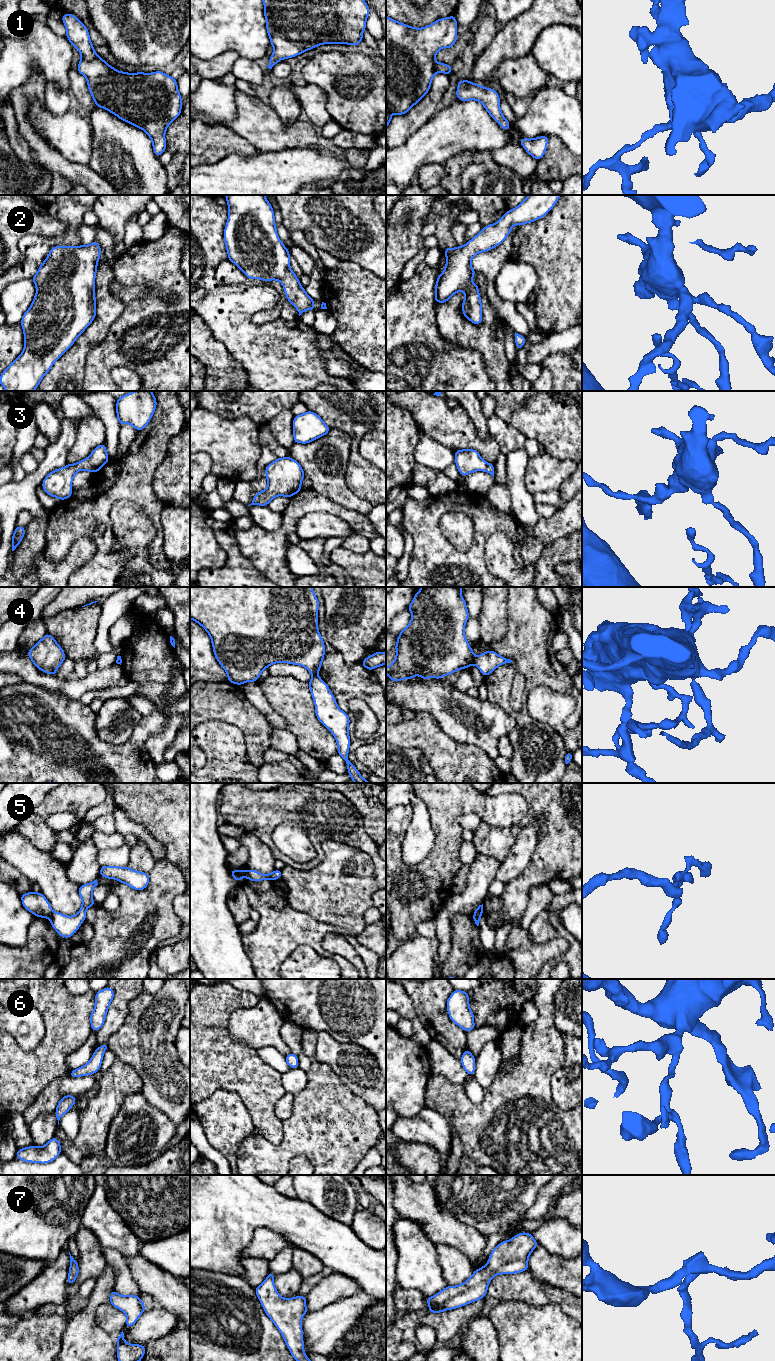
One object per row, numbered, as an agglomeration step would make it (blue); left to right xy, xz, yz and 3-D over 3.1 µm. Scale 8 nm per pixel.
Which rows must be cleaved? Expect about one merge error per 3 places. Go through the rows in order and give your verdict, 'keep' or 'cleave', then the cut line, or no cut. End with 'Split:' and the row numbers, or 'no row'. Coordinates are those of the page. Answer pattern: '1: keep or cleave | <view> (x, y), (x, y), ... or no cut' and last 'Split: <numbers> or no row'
1: keep | no cut
2: keep | no cut
3: keep | no cut
4: cleave | yz (475, 656), (473, 663)
5: cleave | yz (481, 913), (474, 915)
6: keep | no cut
7: keep | no cut
Split: 4, 5

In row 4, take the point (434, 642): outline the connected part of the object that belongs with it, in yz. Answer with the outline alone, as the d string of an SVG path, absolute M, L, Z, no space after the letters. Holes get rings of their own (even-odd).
M421 587L415 594L407 608L412 613L408 626L398 635L395 645L396 657L394 662L386 667L386 674L393 682L412 679L418 675L422 679L441 679L443 676L453 674L459 669L466 669L474 664L473 649L469 646L464 634L466 622L469 618L465 600L462 598L462 587Z

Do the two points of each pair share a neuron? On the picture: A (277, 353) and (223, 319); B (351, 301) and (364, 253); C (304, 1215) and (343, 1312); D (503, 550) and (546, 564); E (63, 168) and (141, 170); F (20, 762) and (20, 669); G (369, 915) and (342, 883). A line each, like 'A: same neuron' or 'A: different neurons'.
A: same neuron
B: different neurons
C: different neurons
D: different neurons
E: different neurons
F: different neurons
G: different neurons

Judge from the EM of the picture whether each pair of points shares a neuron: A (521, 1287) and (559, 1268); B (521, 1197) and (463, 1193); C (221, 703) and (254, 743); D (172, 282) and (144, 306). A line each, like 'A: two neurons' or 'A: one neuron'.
A: two neurons
B: one neuron
C: one neuron
D: one neuron

